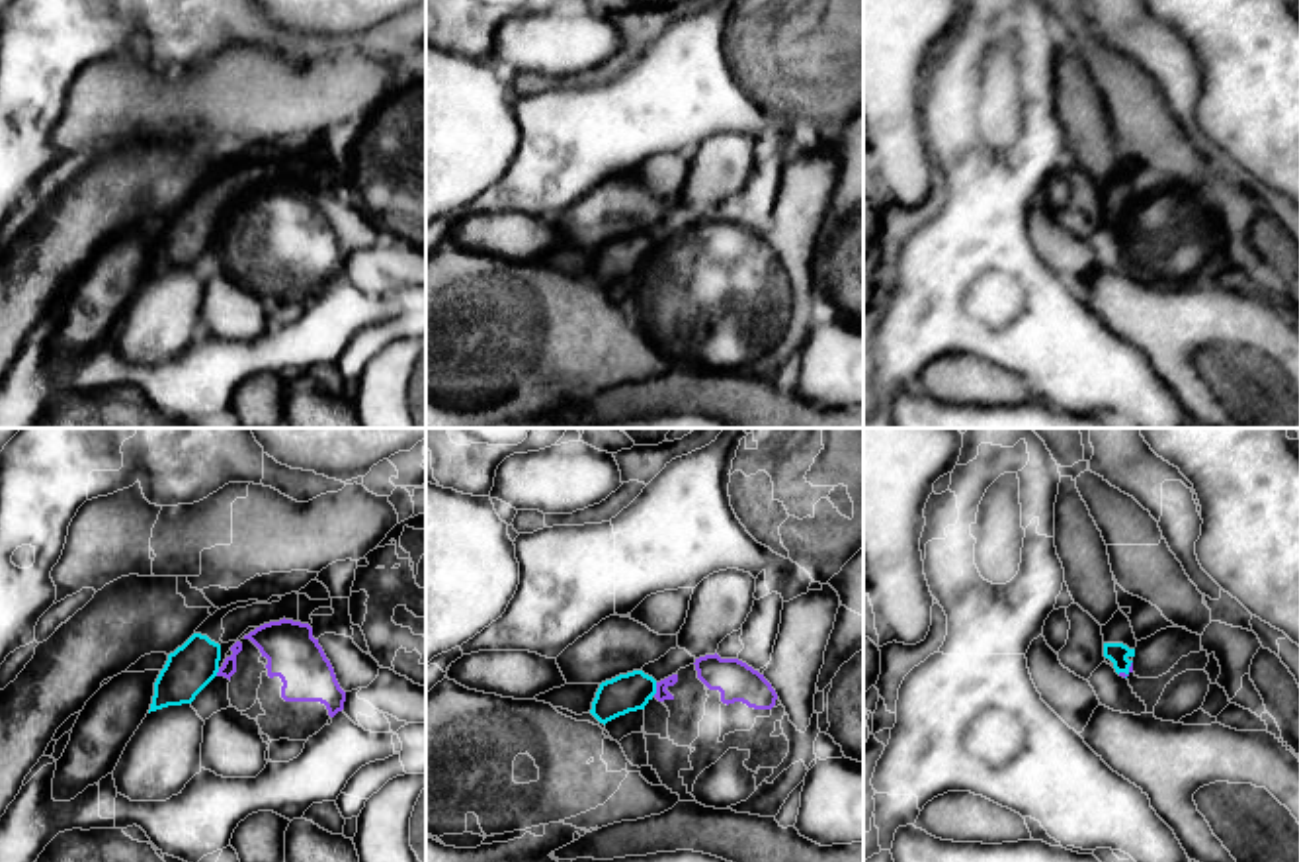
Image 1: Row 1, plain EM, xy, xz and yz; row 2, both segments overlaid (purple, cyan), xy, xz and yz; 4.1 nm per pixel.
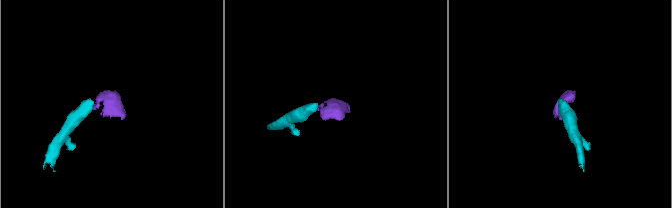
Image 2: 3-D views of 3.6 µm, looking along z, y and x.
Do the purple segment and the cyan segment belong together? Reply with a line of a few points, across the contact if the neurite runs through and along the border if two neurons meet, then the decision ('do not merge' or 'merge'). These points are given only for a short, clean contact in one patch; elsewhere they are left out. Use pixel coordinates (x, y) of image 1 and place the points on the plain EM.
xz (657, 245), (653, 257) | do not merge

